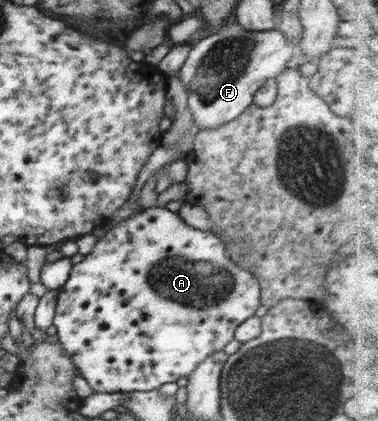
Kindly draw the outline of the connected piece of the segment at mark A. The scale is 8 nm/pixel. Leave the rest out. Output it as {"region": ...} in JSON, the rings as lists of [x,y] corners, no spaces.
{"region":[[[167,208],[142,209],[126,221],[122,221],[106,231],[94,245],[91,253],[75,259],[72,271],[66,283],[59,287],[53,324],[56,326],[56,338],[62,342],[64,350],[73,358],[80,375],[100,393],[152,391],[161,385],[176,382],[180,377],[188,377],[206,357],[214,352],[223,351],[225,345],[234,339],[236,328],[260,307],[260,284],[251,272],[242,269],[228,255],[225,243],[216,234],[201,231],[187,225],[177,213]]]}

